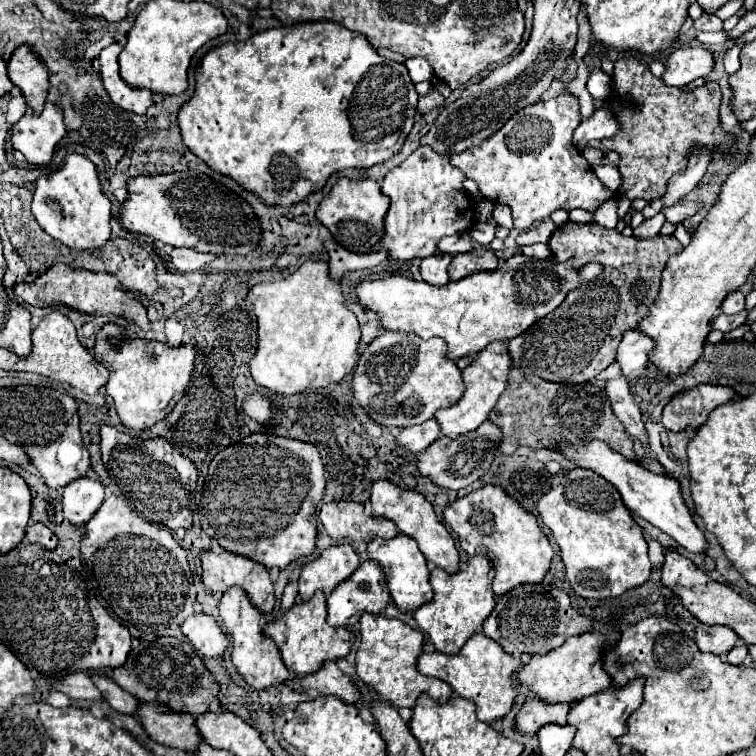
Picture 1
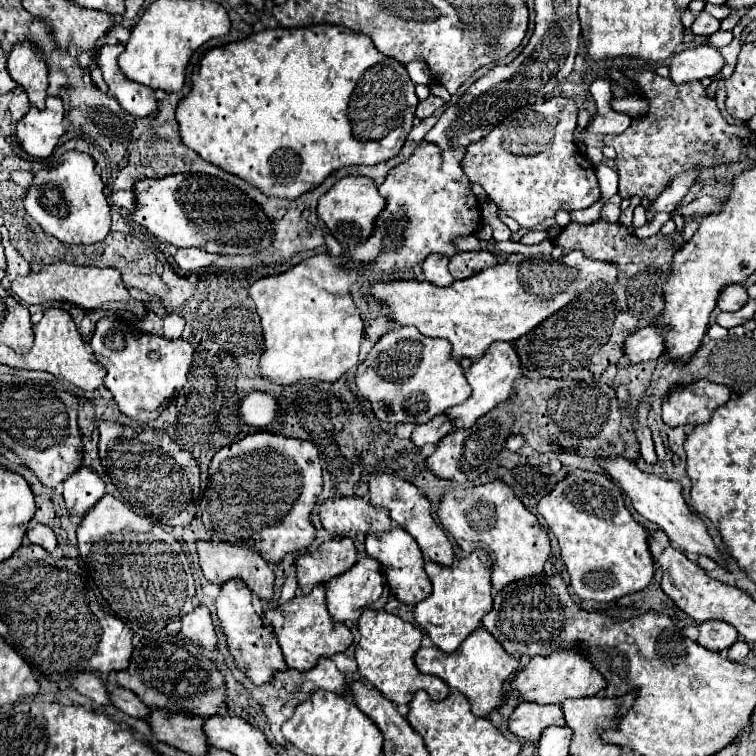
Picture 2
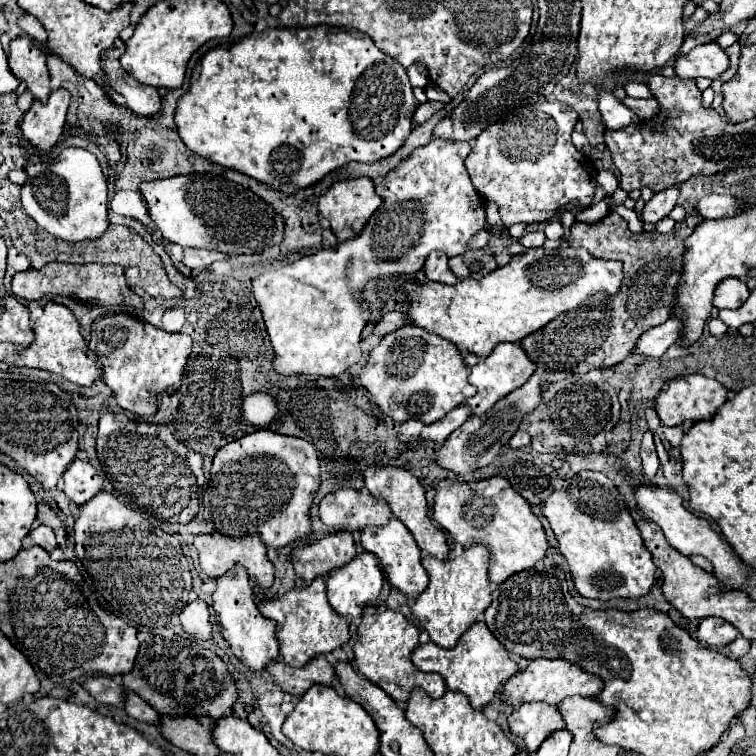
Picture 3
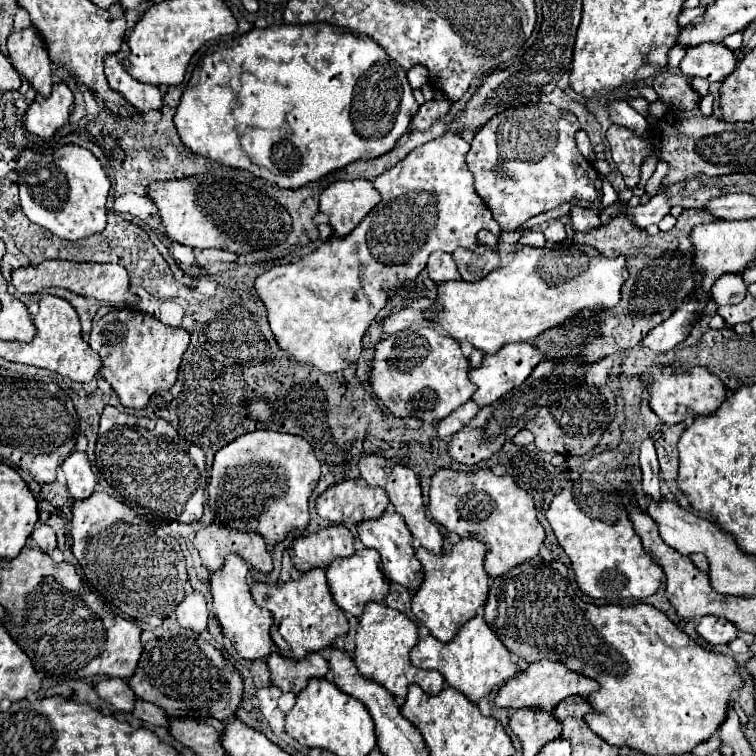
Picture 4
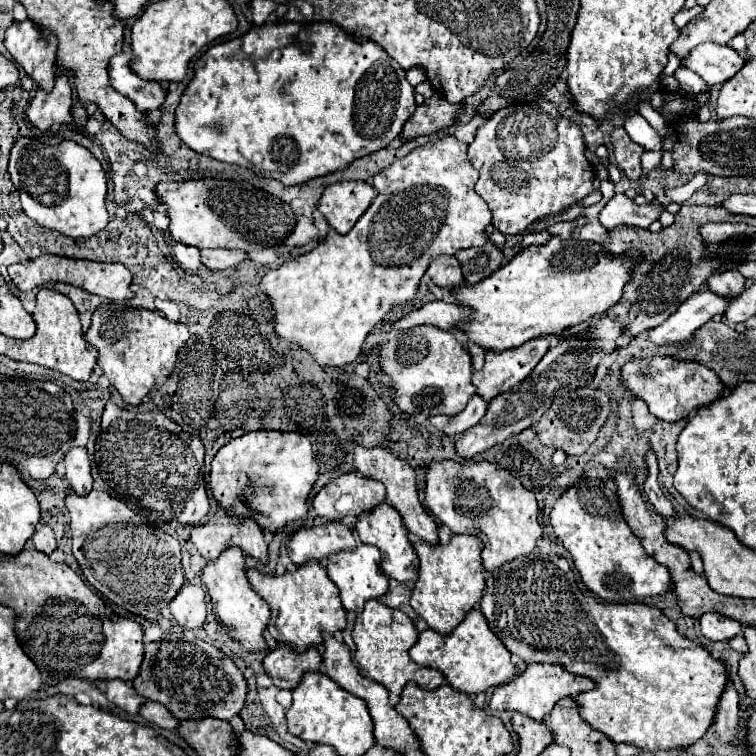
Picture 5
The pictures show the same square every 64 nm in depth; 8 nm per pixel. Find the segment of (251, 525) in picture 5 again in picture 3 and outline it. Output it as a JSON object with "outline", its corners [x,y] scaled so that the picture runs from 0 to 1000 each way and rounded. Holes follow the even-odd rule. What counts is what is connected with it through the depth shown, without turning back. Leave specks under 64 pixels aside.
{"outline":[[[262,706],[257,709],[257,725],[265,733],[265,751],[270,757],[302,757],[310,746],[320,746],[339,767],[341,778],[354,778],[362,767],[362,749],[352,735],[352,722],[344,712],[304,712],[296,706]]]}

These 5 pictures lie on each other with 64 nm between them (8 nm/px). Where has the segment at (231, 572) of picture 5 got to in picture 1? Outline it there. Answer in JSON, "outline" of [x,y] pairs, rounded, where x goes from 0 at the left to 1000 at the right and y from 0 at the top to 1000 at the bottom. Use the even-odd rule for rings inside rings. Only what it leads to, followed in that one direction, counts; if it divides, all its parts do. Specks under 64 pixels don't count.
{"outline":[[[307,775],[291,791],[288,807],[291,807],[296,833],[307,844],[307,876],[310,876],[315,892],[333,910],[347,913],[347,910],[354,910],[354,907],[362,907],[362,905],[373,905],[373,902],[378,902],[389,894],[386,889],[381,889],[381,884],[376,884],[376,876],[373,876],[373,868],[370,868],[370,860],[365,854],[365,849],[357,847],[357,841],[352,841],[347,836],[344,810],[333,802],[325,783],[320,783],[315,775]]]}

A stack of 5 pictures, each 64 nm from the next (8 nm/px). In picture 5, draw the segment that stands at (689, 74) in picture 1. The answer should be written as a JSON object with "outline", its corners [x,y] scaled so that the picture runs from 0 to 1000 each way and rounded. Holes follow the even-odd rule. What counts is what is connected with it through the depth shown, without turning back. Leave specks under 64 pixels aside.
{"outline":[[[926,58],[913,69],[910,79],[905,79],[905,87],[921,95],[939,114],[944,114],[958,111],[960,106],[974,101],[981,93],[984,82],[987,79],[966,61]]]}

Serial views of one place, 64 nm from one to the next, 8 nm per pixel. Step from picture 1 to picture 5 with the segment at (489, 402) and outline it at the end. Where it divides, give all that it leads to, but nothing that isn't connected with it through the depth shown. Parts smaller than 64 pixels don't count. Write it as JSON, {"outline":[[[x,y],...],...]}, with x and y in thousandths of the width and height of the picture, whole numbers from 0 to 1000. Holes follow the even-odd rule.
{"outline":[[[714,444],[672,466],[659,468],[646,463],[640,487],[635,492],[627,492],[624,500],[627,511],[632,513],[632,521],[643,529],[651,529],[653,524],[680,513],[706,489],[706,484],[725,466],[725,460],[728,444]]]}

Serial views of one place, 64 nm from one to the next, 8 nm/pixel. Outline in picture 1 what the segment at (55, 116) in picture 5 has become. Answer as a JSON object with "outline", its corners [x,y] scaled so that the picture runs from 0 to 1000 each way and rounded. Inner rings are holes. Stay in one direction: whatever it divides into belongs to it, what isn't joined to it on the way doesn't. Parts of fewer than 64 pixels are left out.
{"outline":[[[61,135],[58,146],[48,153],[40,143],[16,169],[16,193],[26,198],[40,217],[61,220],[74,198],[74,190],[87,177],[82,146]]]}

